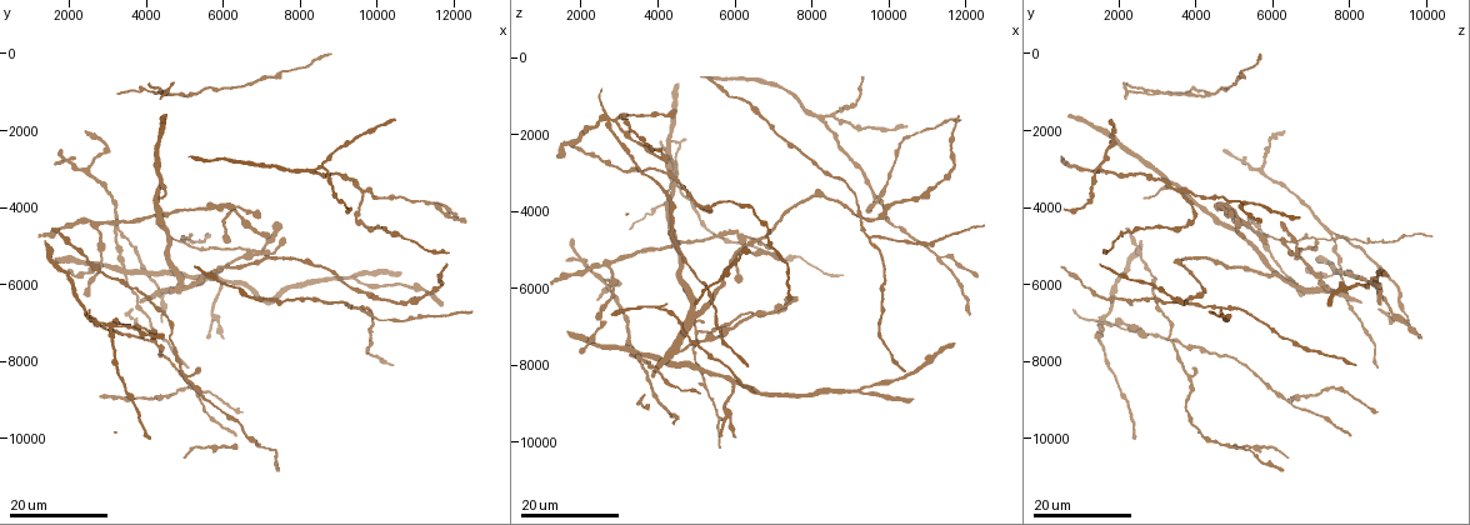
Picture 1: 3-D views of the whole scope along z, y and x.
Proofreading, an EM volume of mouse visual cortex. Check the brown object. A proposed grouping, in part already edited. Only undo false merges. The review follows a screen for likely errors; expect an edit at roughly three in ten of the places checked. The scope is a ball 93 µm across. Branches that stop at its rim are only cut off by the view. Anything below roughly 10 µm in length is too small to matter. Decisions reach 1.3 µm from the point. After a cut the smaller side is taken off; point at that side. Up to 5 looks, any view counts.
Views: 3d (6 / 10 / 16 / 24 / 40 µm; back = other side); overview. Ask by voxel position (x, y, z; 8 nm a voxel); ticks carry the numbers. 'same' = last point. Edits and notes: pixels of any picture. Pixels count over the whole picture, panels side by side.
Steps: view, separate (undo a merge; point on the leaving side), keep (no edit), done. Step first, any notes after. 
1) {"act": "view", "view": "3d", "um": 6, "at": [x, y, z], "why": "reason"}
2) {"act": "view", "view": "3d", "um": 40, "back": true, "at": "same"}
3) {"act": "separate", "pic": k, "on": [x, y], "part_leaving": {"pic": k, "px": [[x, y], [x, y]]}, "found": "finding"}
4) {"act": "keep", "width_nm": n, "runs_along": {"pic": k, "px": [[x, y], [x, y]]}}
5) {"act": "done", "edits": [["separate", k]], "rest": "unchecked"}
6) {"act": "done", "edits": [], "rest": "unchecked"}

{"act": "view", "view": "3d", "um": 24, "at": [6950, 5200, 6600], "why": "two arms at a narrow angle"}

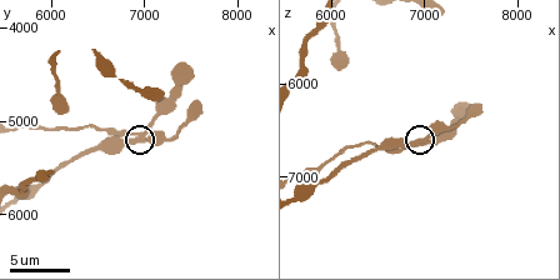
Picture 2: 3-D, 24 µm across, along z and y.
{"act": "view", "view": "3d", "um": 6, "at": [7000, 5150, 6600]}

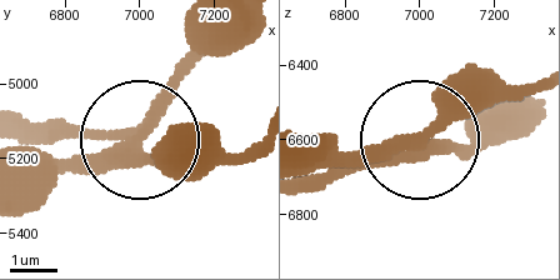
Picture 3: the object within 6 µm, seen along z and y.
{"act": "separate", "pic": 3, "on": [56, 138], "arms": 4, "part_leaving": {"pic": 3, "px": [[126, 134], [23, 123]]}, "found": "two cells meet here"}

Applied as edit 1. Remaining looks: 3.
{"act": "view", "view": "overview"}

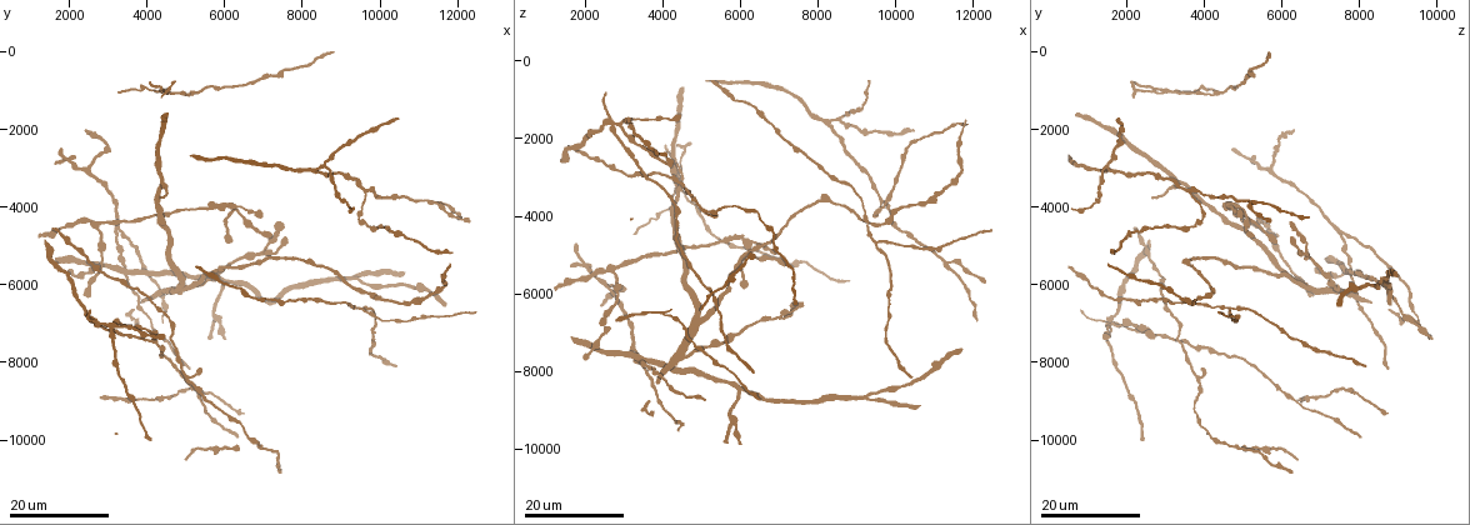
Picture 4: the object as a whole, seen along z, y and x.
{"act": "view", "view": "3d", "um": 16, "at": [3200, 4650, 7450], "why": "thin arm on a thick one"}

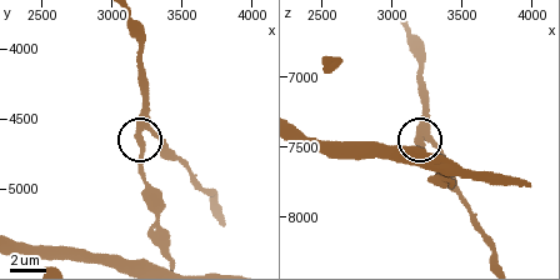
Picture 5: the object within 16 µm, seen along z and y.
{"act": "view", "view": "3d", "um": 6, "at": [3280, 4580, 7440]}

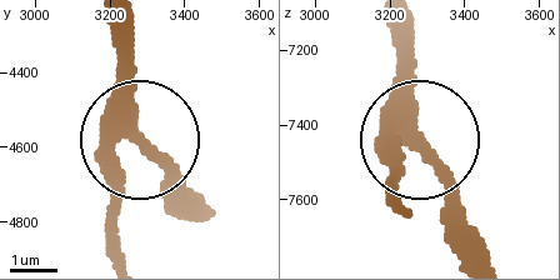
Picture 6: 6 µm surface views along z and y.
{"act": "keep", "side_arm_um": 30, "found": "one cell here"}

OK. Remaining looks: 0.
{"act": "done", "edits": [["separate", 3]], "rest": "unchecked"}

